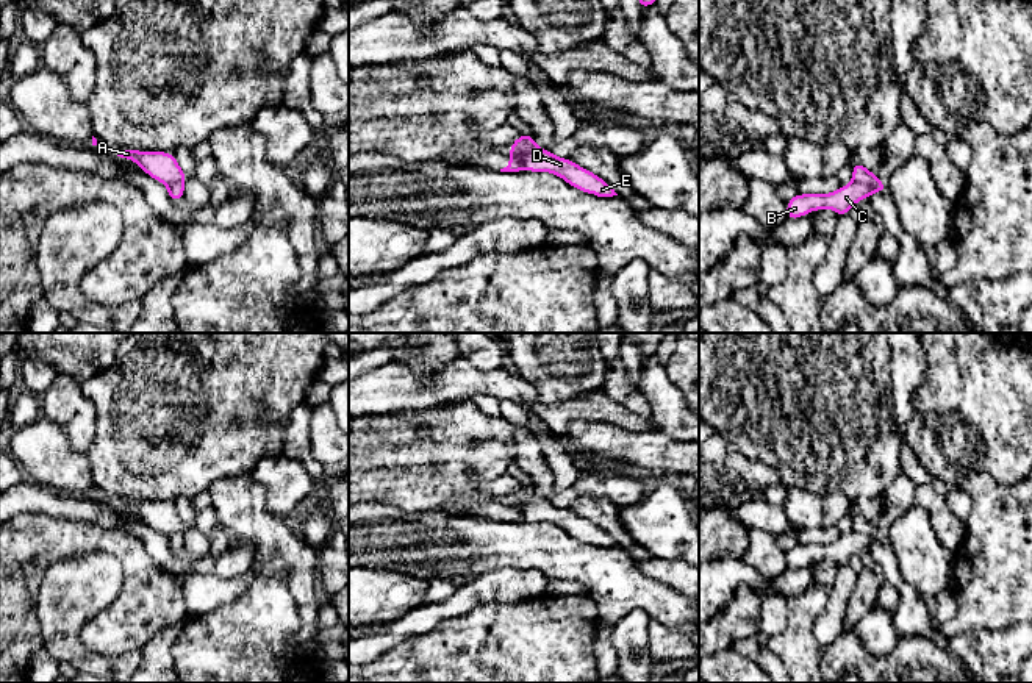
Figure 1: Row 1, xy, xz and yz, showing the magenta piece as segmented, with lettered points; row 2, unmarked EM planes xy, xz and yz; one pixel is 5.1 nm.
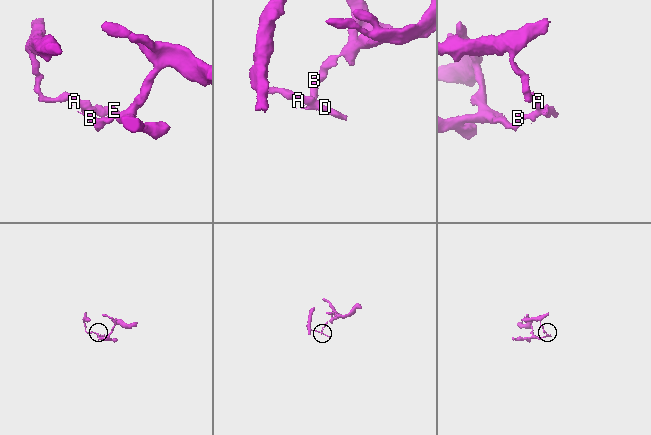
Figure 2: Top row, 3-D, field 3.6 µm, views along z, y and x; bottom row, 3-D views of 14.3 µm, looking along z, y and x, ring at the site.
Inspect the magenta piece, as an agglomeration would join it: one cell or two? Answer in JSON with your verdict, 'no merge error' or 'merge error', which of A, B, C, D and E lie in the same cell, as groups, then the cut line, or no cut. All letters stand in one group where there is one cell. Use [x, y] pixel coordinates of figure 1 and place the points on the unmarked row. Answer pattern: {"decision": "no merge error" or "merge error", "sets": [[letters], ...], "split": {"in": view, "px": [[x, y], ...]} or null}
{"decision": "merge error", "sets": [["A", "D", "E"], ["B", "C"]], "split": {"in": "yz", "px": [[854, 530], [879, 541]]}}

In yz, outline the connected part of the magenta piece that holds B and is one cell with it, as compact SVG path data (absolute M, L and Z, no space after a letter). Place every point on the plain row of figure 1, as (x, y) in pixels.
M852 531L847 536L840 536L832 544L796 544L787 550L787 570L797 570L807 563L824 558L830 558L838 567L844 567L854 555L868 549L874 542L879 541Z

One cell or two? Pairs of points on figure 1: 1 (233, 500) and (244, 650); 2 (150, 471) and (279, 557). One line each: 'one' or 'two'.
1: two
2: two

